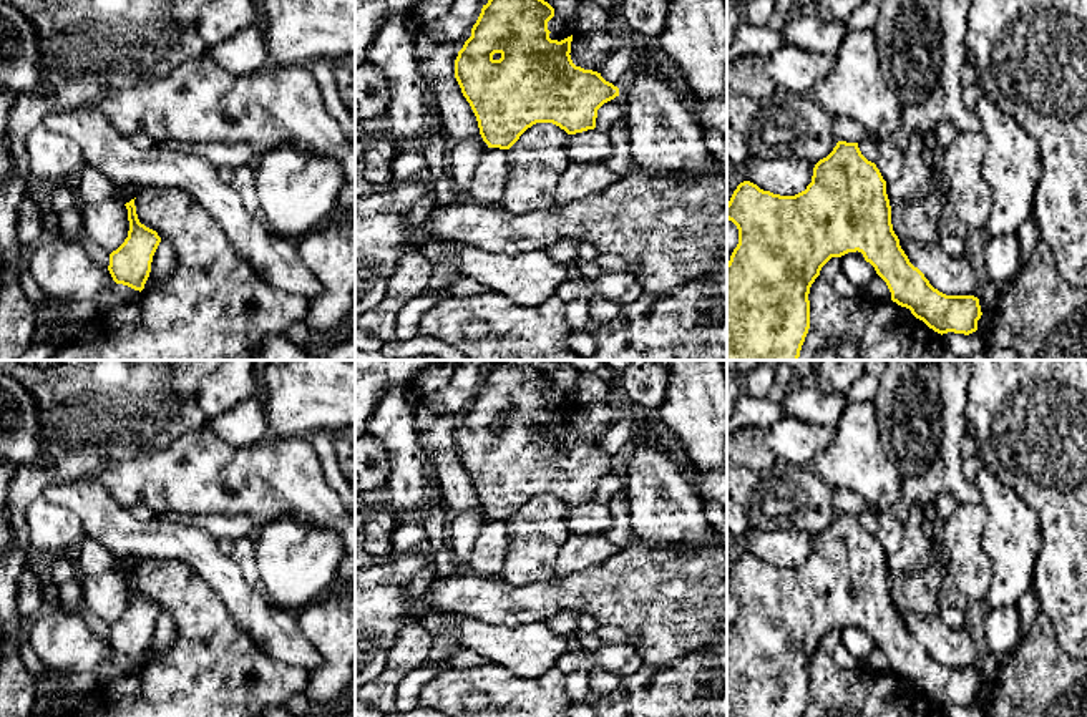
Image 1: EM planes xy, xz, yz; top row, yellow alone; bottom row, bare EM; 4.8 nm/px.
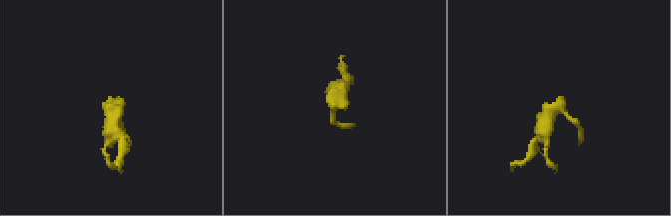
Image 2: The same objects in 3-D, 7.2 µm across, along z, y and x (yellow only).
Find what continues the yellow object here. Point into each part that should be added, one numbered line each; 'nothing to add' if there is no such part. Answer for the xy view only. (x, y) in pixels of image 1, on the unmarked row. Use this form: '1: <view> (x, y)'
nothing to add

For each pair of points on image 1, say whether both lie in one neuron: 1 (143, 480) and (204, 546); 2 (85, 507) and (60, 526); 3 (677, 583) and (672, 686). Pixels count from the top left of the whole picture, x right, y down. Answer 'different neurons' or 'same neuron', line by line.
1: different neurons
2: different neurons
3: different neurons

